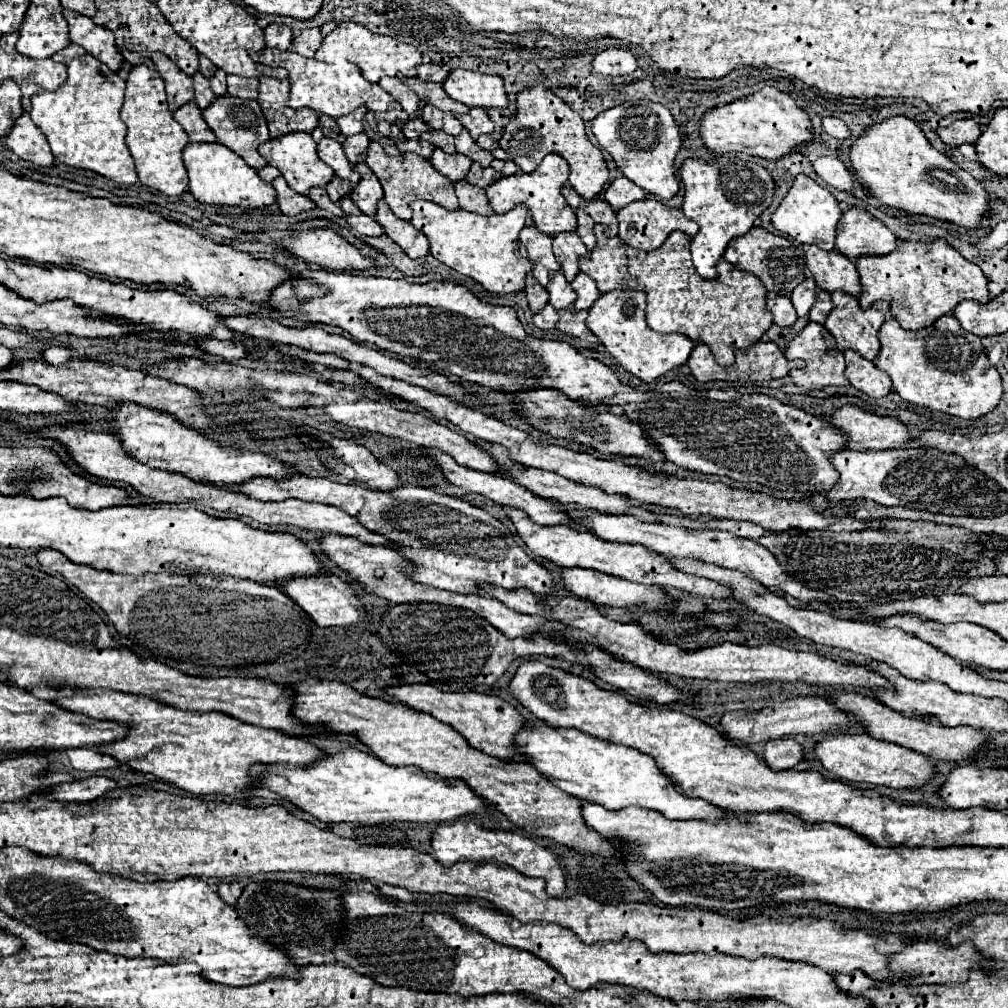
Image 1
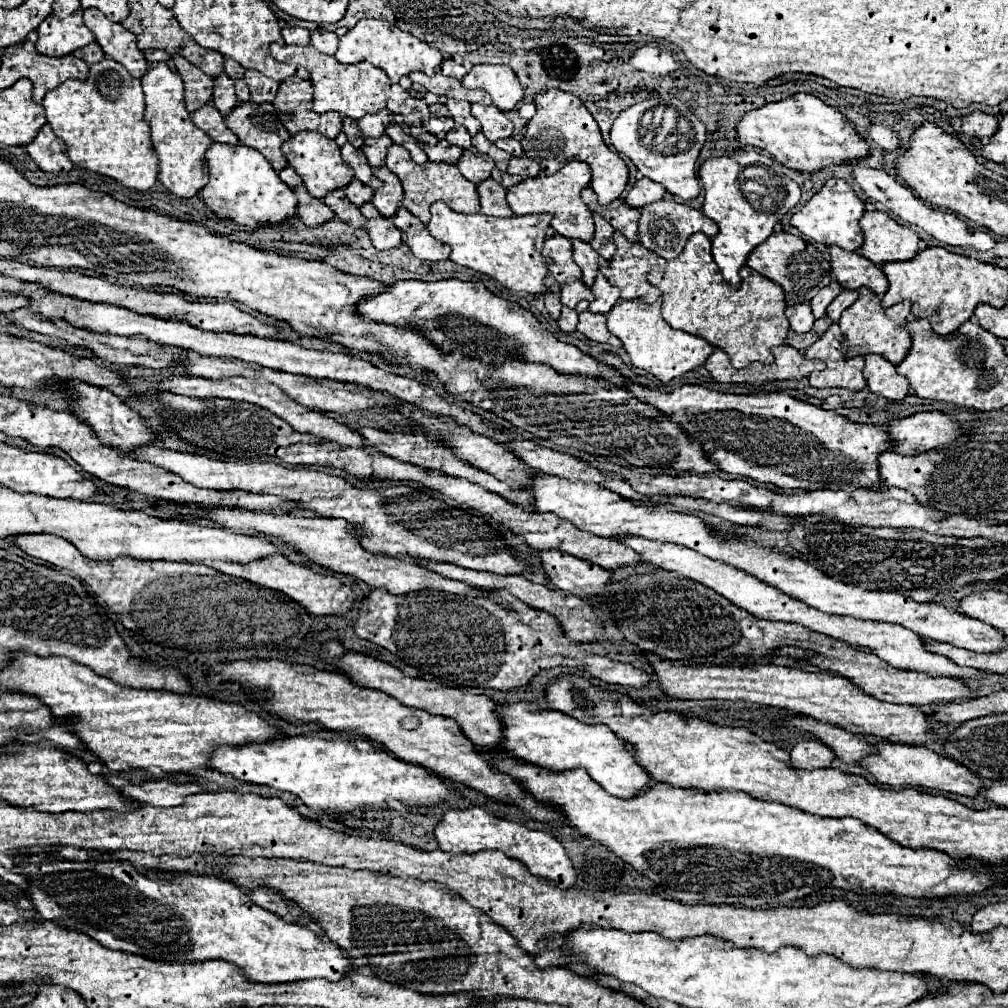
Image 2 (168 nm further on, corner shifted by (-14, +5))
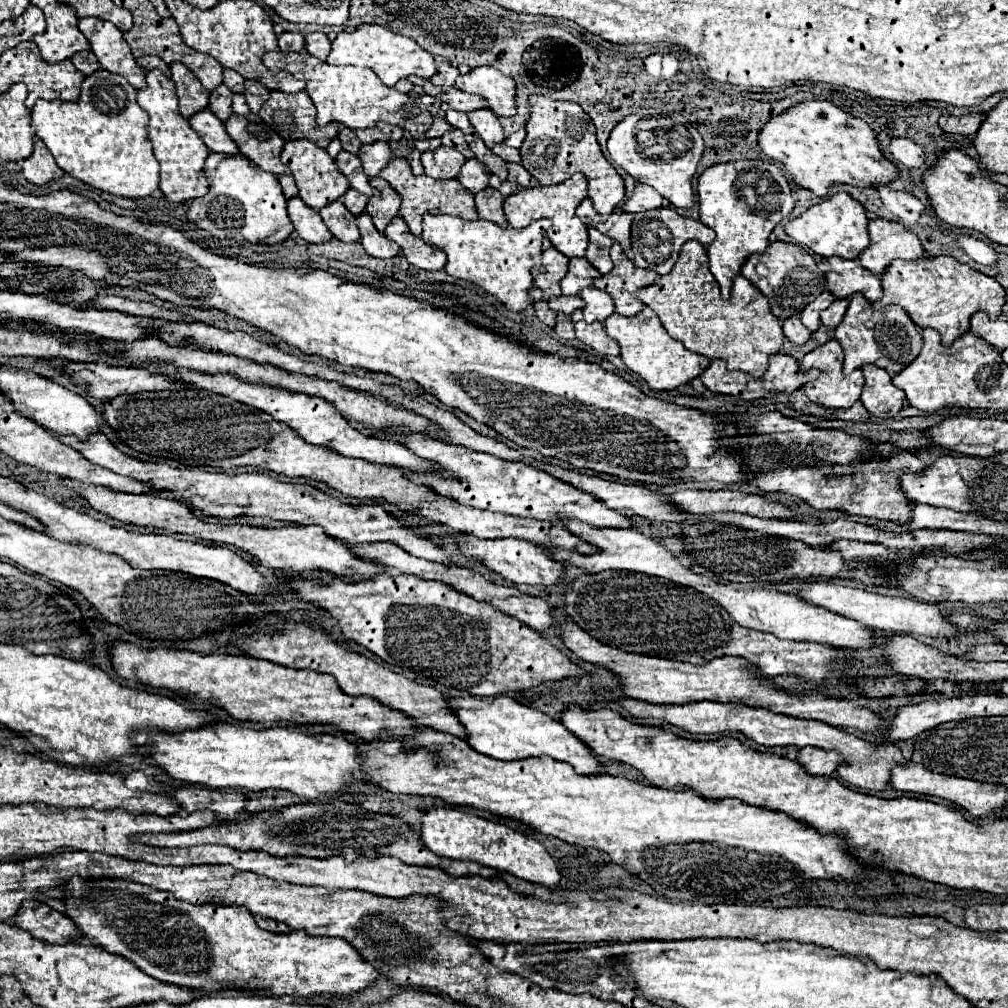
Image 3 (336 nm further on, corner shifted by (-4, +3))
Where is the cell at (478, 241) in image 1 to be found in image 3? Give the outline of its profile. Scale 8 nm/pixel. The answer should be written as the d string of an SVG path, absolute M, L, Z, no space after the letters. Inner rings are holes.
M425 214L421 238L425 244L441 248L447 254L445 272L449 276L477 284L511 312L519 312L533 304L533 298L529 294L533 286L531 270L541 260L541 244L549 226L549 220L537 220L525 230L513 230L511 226L501 228L487 220L467 222L457 216Z

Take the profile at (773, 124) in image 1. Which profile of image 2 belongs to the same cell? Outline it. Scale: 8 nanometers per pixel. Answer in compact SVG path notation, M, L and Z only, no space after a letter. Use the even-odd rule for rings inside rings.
M805 92L745 112L737 120L735 130L741 146L755 146L777 162L783 162L799 172L815 172L817 168L829 164L843 164L867 156L869 152L865 140L855 132L853 124L849 124L839 110Z

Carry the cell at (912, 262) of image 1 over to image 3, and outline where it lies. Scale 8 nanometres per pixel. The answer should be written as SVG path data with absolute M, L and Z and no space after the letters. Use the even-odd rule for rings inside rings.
M923 256L921 260L897 260L881 276L881 286L883 286L885 296L879 302L875 302L873 306L881 306L881 308L885 308L889 304L901 306L919 328L935 328L941 334L943 346L951 346L961 334L969 332L969 320L975 312L983 310L989 314L989 318L997 318L1005 304L1005 290L1001 288L1001 284L997 280L969 268L967 264L963 264L951 256L939 256L939 258Z

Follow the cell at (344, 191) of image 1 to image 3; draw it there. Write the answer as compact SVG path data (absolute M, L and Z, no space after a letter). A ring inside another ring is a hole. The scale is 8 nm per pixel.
M349 188L349 190L345 192L345 196L341 198L341 202L349 208L349 212L351 212L353 216L359 216L359 214L363 214L363 212L365 212L365 206L367 206L369 198L367 198L365 194L361 194L361 192L357 192L357 190Z

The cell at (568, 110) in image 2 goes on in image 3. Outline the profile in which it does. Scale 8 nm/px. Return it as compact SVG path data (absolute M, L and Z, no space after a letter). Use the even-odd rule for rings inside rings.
M545 96L529 98L529 104L531 116L527 122L527 138L521 146L521 166L543 186L559 184L577 172L585 174L589 182L589 198L593 200L595 210L603 216L609 216L623 200L625 186L623 178L603 156L589 114L579 104L559 102Z

